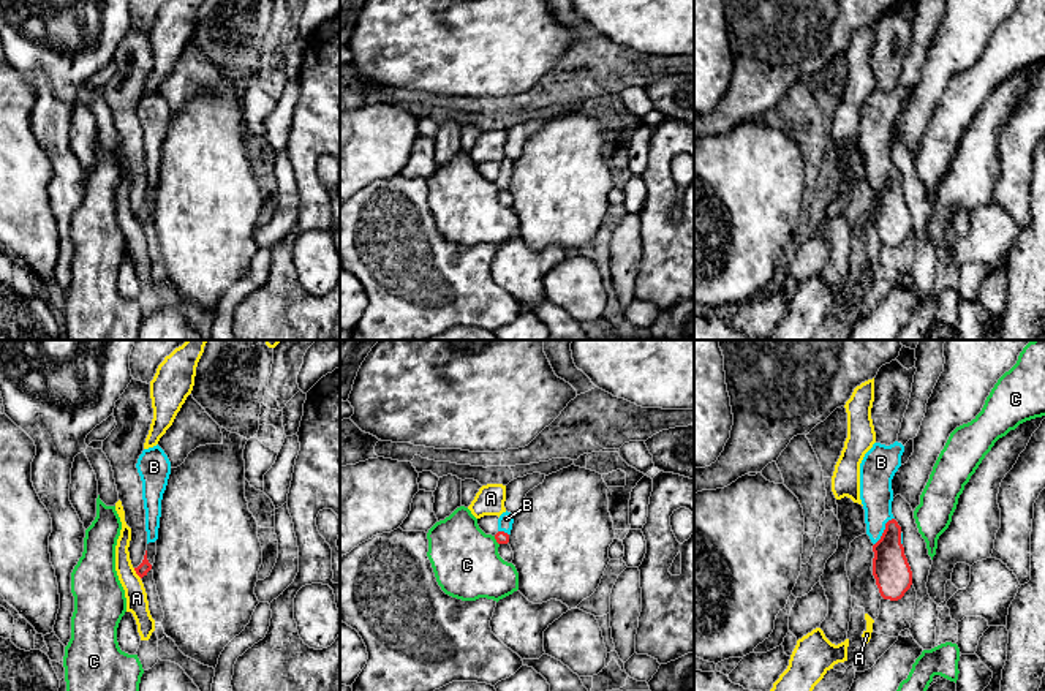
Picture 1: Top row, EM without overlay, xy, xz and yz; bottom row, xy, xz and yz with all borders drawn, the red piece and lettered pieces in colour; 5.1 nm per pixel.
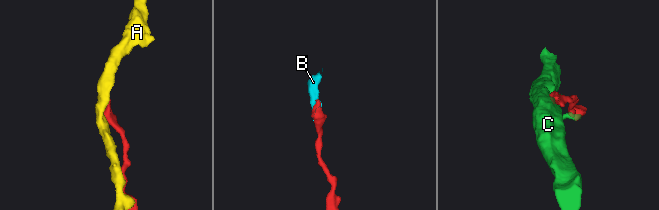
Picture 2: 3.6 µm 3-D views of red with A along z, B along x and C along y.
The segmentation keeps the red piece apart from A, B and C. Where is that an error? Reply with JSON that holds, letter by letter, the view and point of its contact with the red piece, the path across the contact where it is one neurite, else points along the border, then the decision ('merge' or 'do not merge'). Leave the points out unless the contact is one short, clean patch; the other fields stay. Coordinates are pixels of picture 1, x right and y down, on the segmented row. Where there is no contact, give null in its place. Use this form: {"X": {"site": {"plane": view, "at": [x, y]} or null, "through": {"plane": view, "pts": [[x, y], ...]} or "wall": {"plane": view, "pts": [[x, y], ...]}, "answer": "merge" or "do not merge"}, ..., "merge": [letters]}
{"A": {"site": {"plane": "xy", "at": [136, 573]}, "wall": {"plane": "xy", "pts": [[133, 568], [141, 577]]}, "answer": "do not merge"}, "B": {"site": {"plane": "yz", "at": [884, 530]}, "through": {"plane": "yz", "pts": [[894, 577], [884, 530], [878, 517], [876, 494]]}, "answer": "merge"}, "C": {"site": {"plane": "xz", "at": [497, 541]}, "wall": {"plane": "xz", "pts": [[494, 536], [498, 544]]}, "answer": "do not merge"}, "merge": ["B"]}

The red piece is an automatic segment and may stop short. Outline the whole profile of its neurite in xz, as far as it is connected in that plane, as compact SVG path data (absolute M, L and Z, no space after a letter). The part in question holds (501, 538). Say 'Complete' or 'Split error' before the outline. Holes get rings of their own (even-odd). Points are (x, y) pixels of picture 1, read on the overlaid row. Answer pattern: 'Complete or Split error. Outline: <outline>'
Split error. Outline: M506 511L500 515L498 533L495 534L495 539L496 539L498 544L507 544L509 542L512 523L514 523L514 514Z

